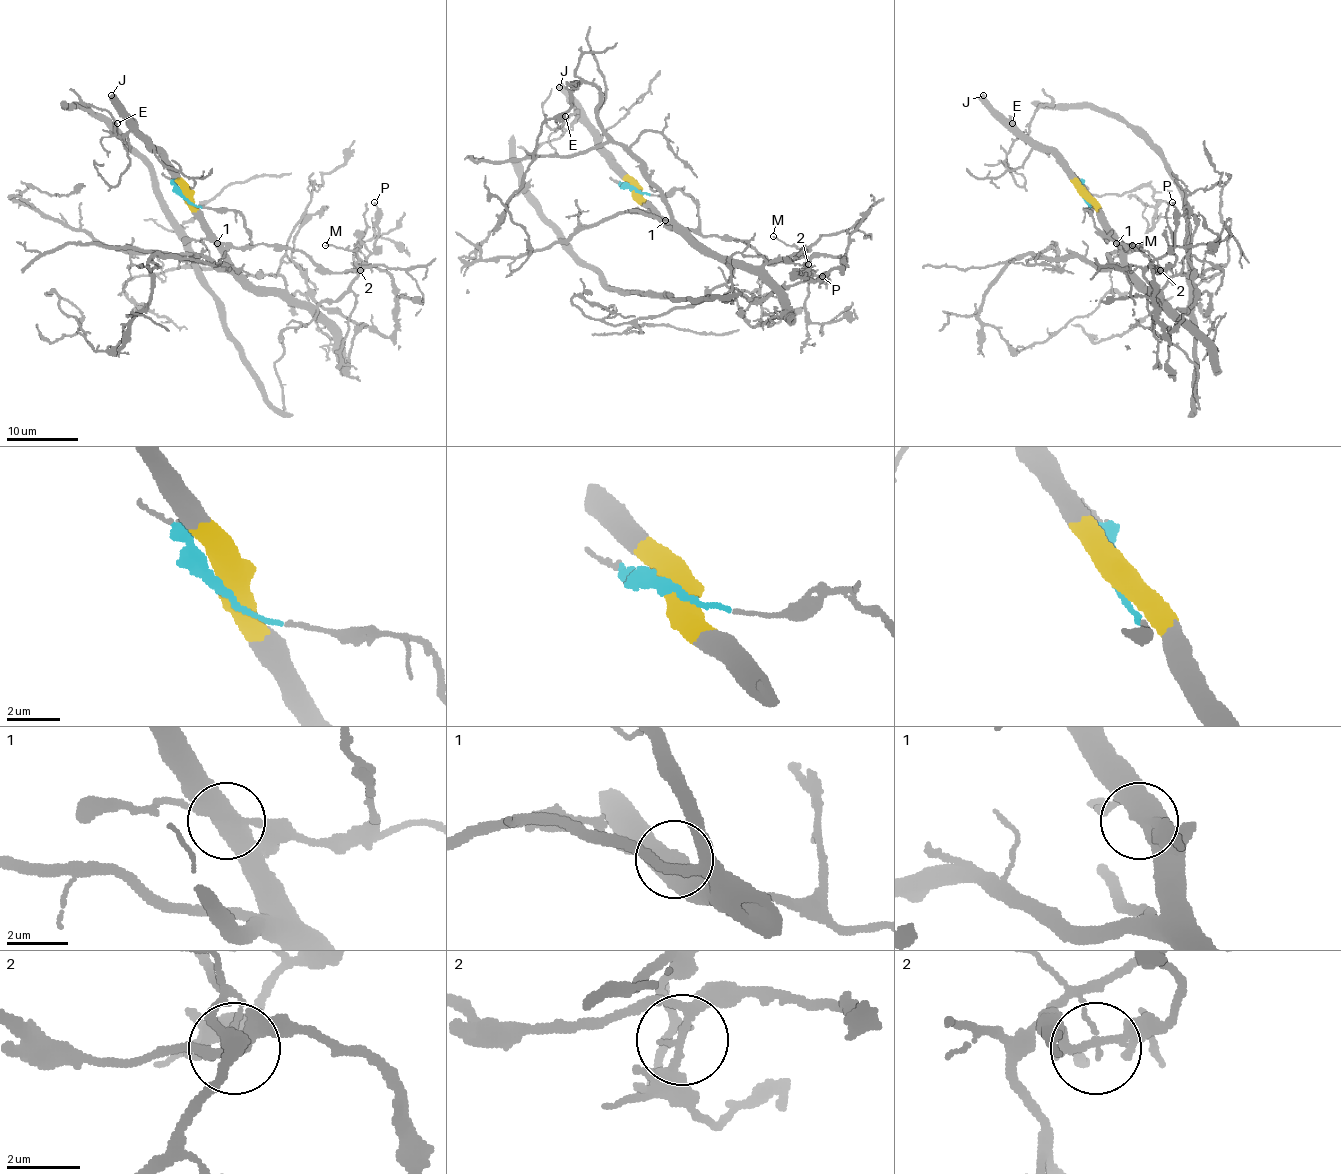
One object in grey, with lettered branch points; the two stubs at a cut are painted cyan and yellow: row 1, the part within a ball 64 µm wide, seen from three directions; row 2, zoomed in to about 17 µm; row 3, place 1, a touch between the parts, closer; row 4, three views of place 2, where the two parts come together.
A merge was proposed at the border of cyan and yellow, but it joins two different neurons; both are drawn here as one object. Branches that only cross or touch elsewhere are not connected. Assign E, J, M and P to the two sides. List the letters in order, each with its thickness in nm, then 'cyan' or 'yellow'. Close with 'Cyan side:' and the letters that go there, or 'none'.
E: 90 nm | yellow
J: 500 nm | yellow
M: 100 nm | yellow
P: 130 nm | cyan
Cyan side: P

